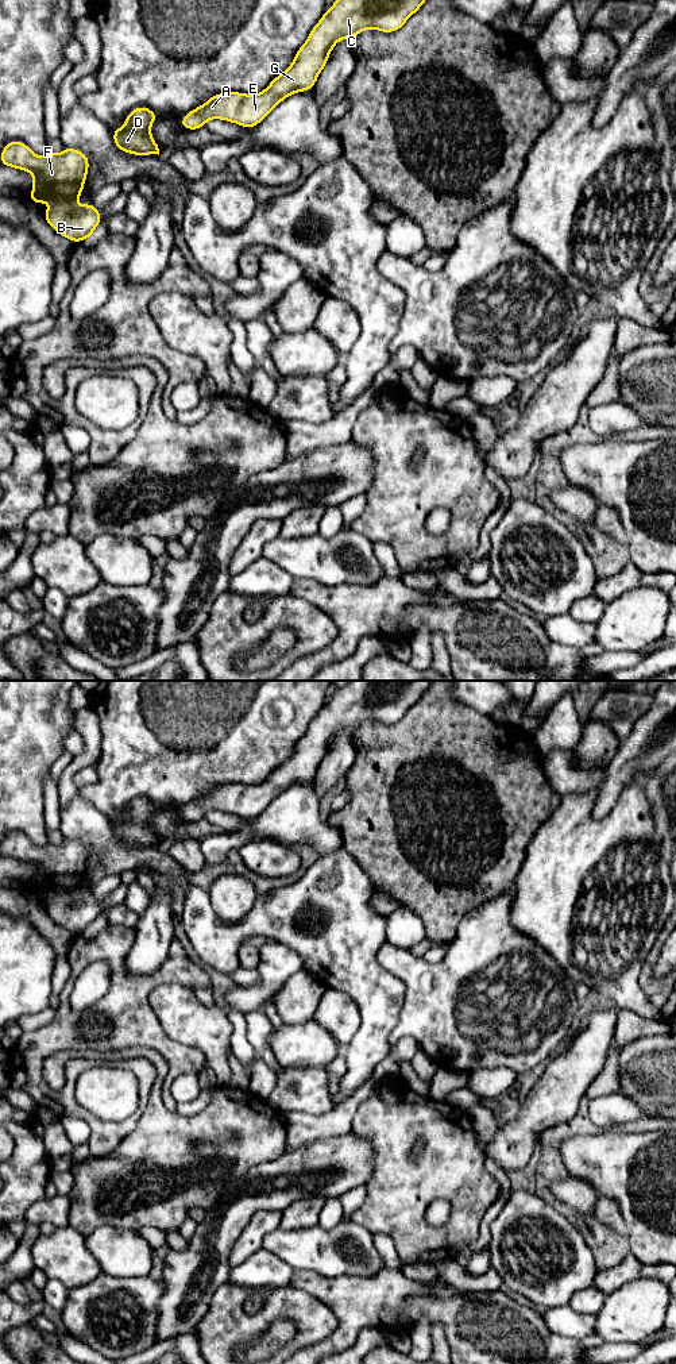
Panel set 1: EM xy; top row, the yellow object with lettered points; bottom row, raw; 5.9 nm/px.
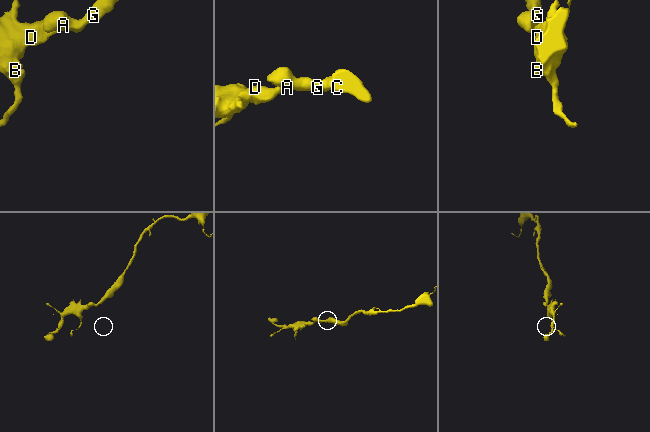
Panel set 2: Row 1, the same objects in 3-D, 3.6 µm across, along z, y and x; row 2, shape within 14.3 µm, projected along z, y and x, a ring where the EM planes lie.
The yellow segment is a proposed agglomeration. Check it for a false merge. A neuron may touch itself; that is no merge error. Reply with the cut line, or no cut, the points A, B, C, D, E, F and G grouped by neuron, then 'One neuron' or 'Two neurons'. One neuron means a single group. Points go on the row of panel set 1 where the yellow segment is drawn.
No split. Groups: A B C D E F G. One neuron

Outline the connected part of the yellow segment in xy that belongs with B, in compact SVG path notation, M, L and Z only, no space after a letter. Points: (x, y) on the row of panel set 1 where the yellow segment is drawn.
M11 140L3 149L0 161L4 166L32 174L34 185L28 200L36 205L46 203L49 209L43 216L59 235L77 243L90 238L103 221L93 204L82 204L76 211L89 169L89 159L82 151L65 147L61 154L49 151L45 157L38 157L26 143Z

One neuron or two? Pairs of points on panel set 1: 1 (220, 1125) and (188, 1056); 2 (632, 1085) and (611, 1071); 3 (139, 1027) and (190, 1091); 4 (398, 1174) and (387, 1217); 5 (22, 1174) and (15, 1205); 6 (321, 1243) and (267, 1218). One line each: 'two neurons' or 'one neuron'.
1: two neurons
2: two neurons
3: two neurons
4: one neuron
5: one neuron
6: two neurons

